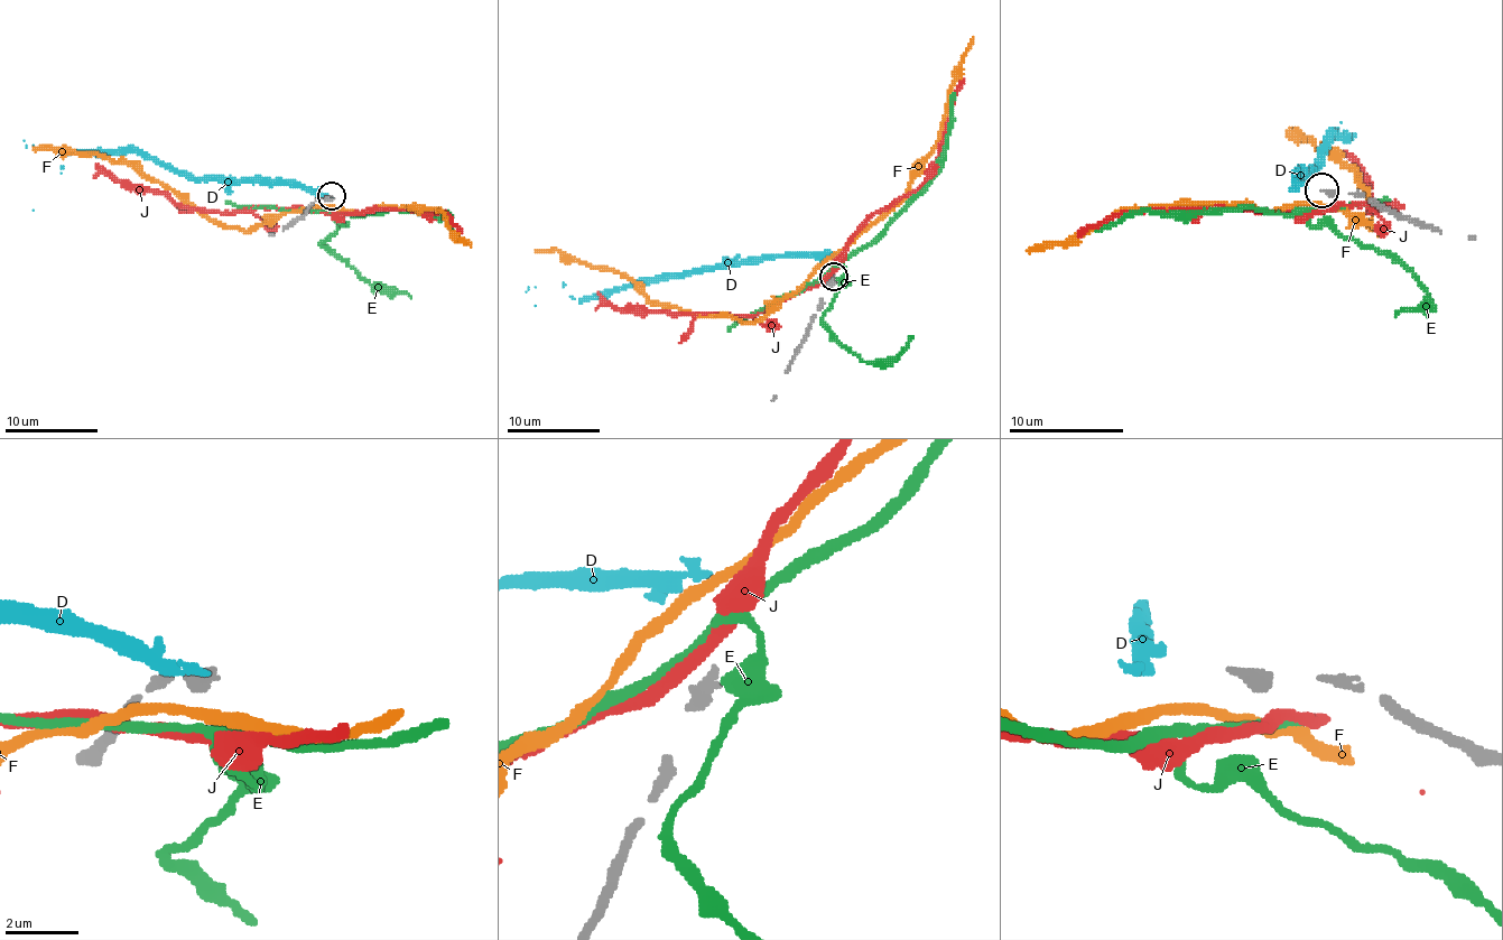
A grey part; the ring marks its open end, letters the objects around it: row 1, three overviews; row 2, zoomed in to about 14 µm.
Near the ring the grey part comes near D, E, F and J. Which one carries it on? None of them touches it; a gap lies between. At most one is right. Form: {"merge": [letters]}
{"merge": []}

